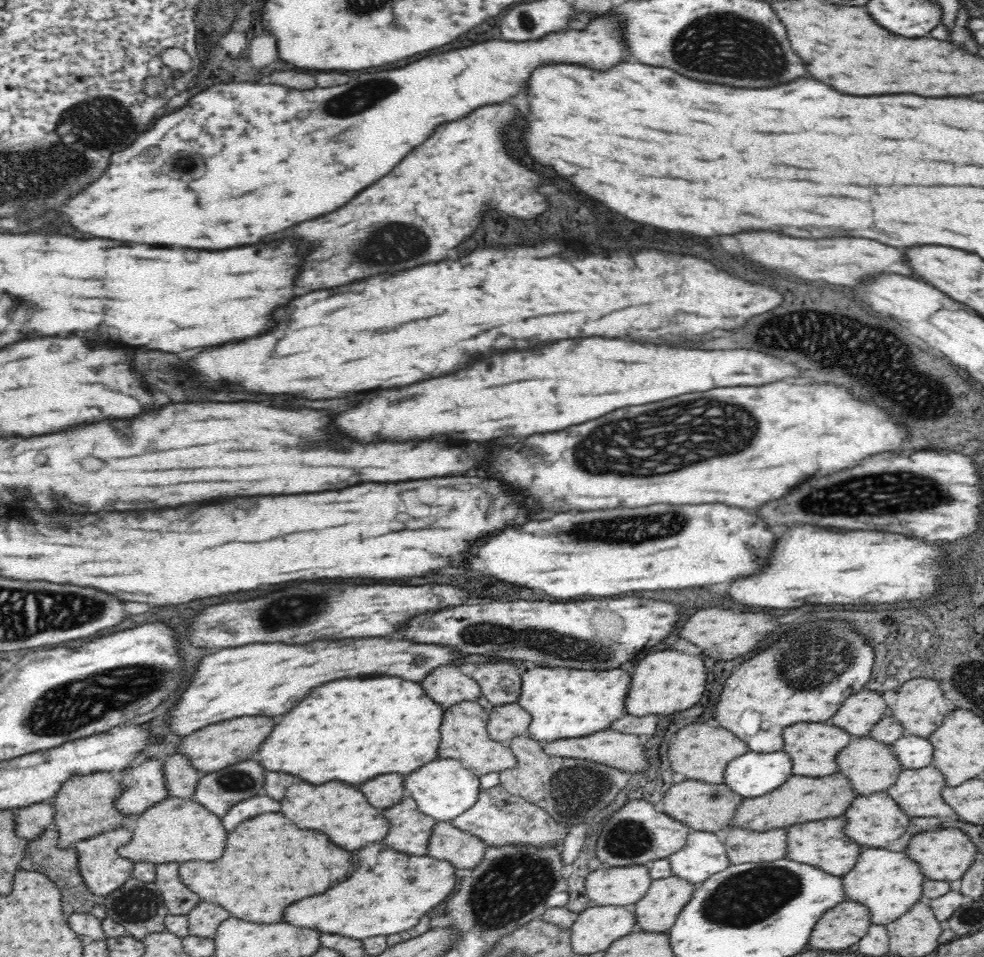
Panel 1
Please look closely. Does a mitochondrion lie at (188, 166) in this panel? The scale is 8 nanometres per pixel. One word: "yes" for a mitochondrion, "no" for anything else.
no

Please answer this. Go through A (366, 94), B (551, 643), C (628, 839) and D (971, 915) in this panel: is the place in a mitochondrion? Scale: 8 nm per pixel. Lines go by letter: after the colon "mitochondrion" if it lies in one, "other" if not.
A: mitochondrion
B: mitochondrion
C: mitochondrion
D: mitochondrion

